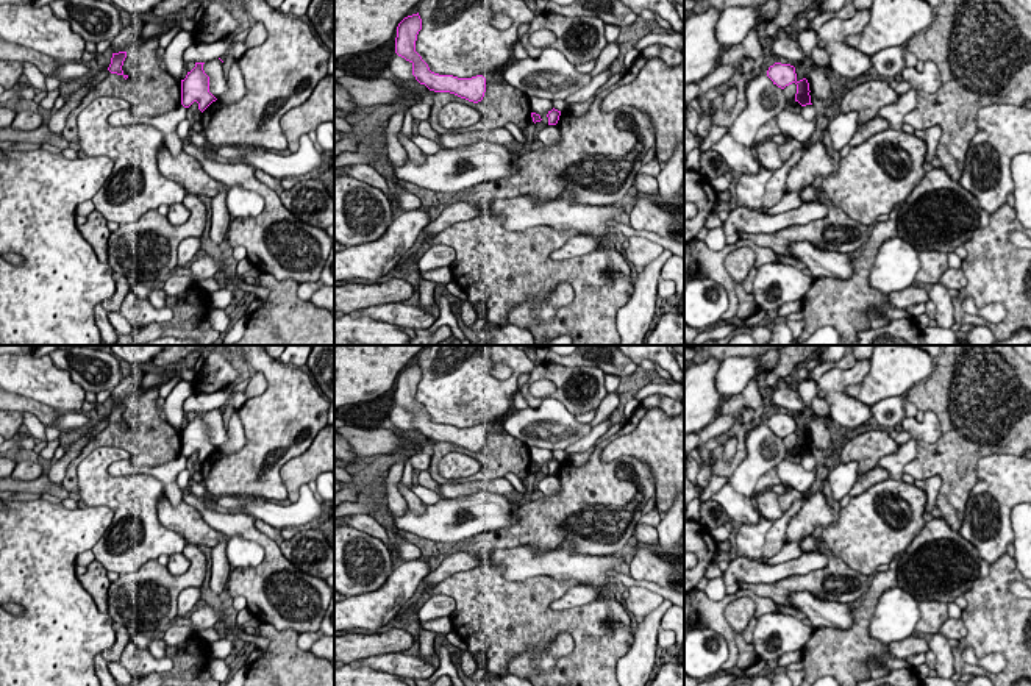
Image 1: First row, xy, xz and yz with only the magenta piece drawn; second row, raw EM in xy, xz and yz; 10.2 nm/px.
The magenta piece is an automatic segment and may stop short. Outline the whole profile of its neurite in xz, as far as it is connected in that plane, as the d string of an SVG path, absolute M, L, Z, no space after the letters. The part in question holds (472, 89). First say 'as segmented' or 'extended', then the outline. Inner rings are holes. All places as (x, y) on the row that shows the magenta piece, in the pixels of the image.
as segmented; M417 14L405 17L397 27L395 53L412 64L412 75L420 84L434 92L450 92L469 102L478 103L486 92L486 78L458 78L439 75L430 70L428 64L416 52L417 34L422 30L422 19Z

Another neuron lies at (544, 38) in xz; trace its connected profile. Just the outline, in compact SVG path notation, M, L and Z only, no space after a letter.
M544 28L544 30L534 31L528 38L528 41L533 47L547 48L547 47L553 47L553 44L556 42L556 34L553 31Z

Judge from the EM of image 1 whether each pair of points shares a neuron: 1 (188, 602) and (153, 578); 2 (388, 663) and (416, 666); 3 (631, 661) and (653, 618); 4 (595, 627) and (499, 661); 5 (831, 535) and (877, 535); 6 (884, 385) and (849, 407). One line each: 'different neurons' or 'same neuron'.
1: different neurons
2: same neuron
3: same neuron
4: same neuron
5: same neuron
6: different neurons

